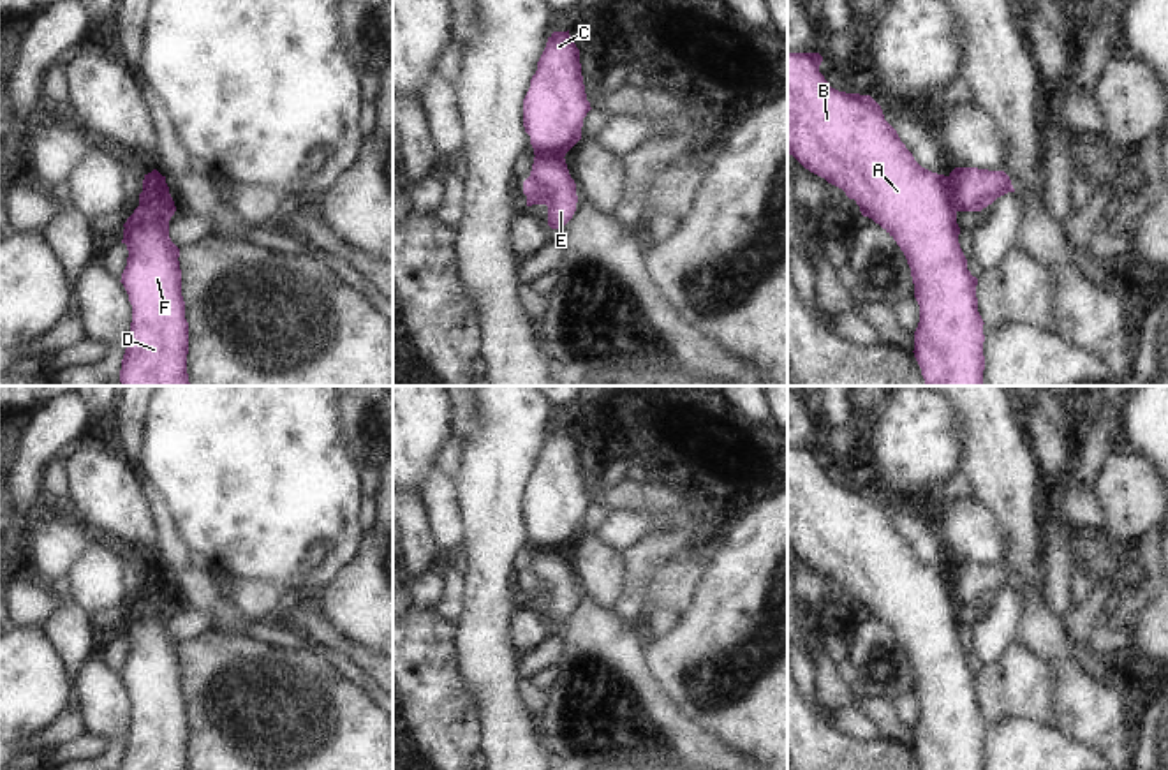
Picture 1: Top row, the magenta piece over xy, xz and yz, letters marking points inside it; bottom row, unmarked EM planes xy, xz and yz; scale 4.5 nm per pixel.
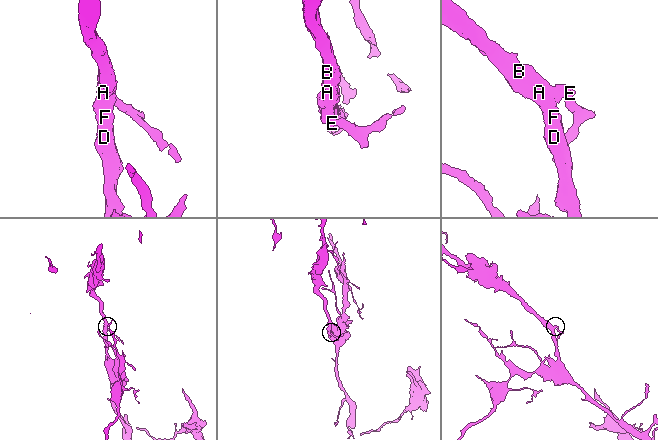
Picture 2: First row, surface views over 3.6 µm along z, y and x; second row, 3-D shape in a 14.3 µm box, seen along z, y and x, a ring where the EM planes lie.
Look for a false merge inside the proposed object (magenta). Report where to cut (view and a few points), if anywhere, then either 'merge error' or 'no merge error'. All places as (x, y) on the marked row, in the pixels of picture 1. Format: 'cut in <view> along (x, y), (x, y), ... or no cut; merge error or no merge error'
cut in xy along (150, 173), (157, 196); merge error

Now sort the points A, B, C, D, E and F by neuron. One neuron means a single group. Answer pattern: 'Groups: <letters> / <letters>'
Groups: A B C D F / E

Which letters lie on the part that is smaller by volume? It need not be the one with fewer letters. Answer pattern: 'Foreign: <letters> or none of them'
Foreign: E

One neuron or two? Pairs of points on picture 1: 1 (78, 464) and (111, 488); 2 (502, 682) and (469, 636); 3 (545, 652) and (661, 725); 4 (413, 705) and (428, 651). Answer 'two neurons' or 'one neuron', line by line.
1: one neuron
2: one neuron
3: two neurons
4: one neuron

